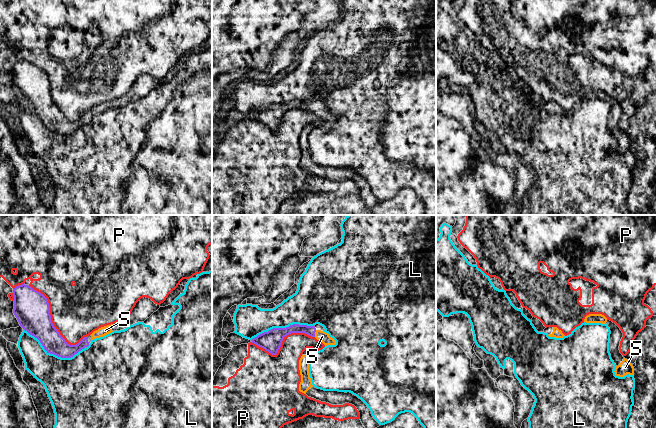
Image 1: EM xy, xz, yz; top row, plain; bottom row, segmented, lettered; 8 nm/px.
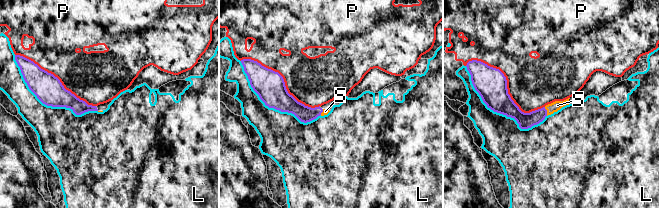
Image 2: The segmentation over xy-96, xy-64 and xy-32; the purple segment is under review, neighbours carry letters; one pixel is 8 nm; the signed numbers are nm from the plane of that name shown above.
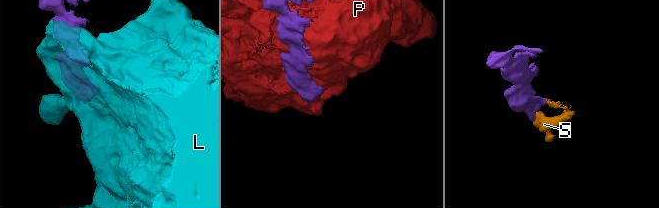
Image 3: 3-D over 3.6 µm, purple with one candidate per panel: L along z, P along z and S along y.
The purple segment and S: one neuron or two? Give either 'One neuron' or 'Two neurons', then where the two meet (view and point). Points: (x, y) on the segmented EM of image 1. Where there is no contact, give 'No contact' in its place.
One neuron. Touches purple at xz (314, 333)

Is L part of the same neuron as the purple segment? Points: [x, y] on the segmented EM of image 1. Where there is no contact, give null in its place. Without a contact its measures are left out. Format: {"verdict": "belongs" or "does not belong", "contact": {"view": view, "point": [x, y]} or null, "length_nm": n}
{"verdict": "does not belong", "contact": {"view": "xy", "point": [53, 353]}, "length_nm": 500}

